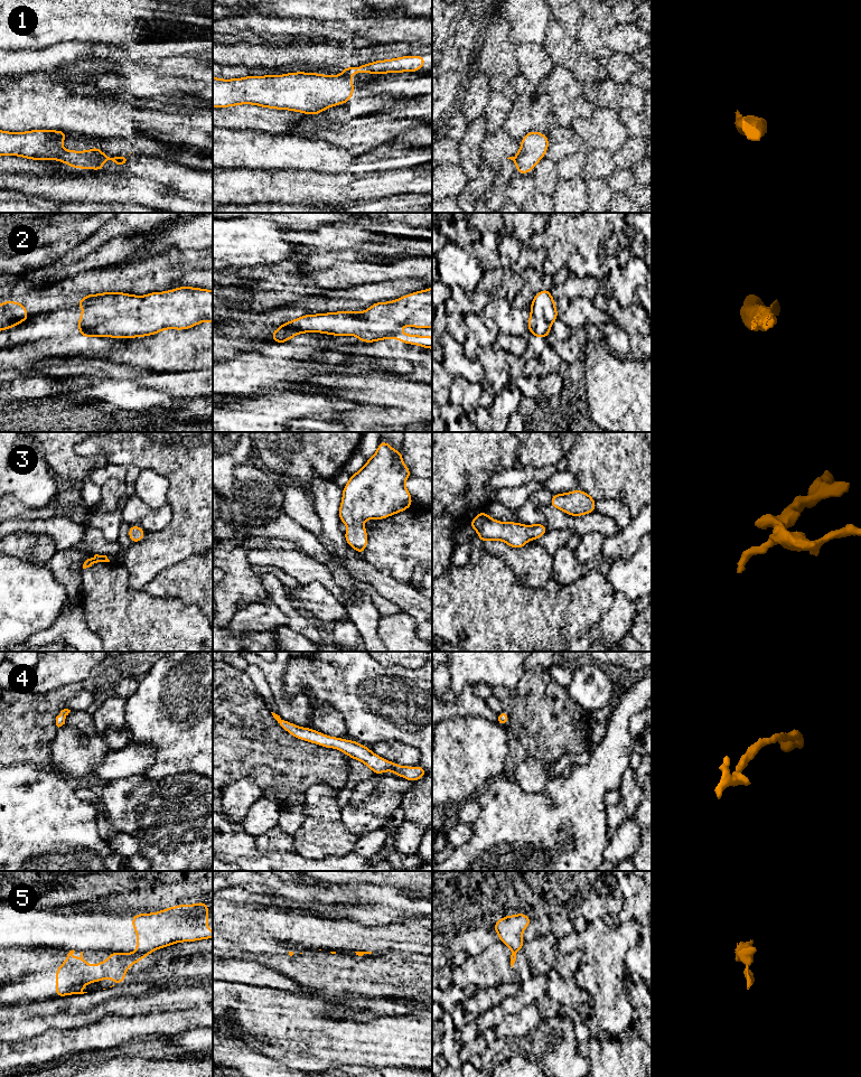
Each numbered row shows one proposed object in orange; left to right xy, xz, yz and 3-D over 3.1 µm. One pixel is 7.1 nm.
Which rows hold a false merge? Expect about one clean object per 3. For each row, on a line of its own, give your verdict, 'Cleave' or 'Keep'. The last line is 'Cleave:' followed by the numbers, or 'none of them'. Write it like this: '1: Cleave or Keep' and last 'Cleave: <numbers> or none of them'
1: Cleave
2: Keep
3: Keep
4: Keep
5: Cleave
Cleave: 1, 5

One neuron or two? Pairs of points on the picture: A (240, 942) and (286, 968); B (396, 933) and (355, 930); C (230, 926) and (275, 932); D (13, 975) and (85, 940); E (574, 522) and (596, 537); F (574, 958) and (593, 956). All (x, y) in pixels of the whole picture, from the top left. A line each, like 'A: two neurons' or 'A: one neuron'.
A: one neuron
B: one neuron
C: one neuron
D: two neurons
E: two neurons
F: two neurons

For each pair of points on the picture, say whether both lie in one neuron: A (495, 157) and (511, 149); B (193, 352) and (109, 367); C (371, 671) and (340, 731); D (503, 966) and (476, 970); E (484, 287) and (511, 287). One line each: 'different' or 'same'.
A: same
B: different
C: different
D: same
E: same

